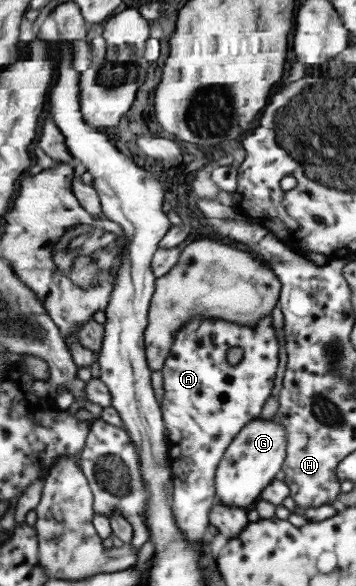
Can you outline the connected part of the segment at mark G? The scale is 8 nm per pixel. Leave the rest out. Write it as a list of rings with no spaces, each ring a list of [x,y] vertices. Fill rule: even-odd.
[[[254,419],[249,422],[226,451],[221,466],[218,466],[217,501],[228,507],[252,505],[281,469],[287,446],[285,428],[276,419]]]

